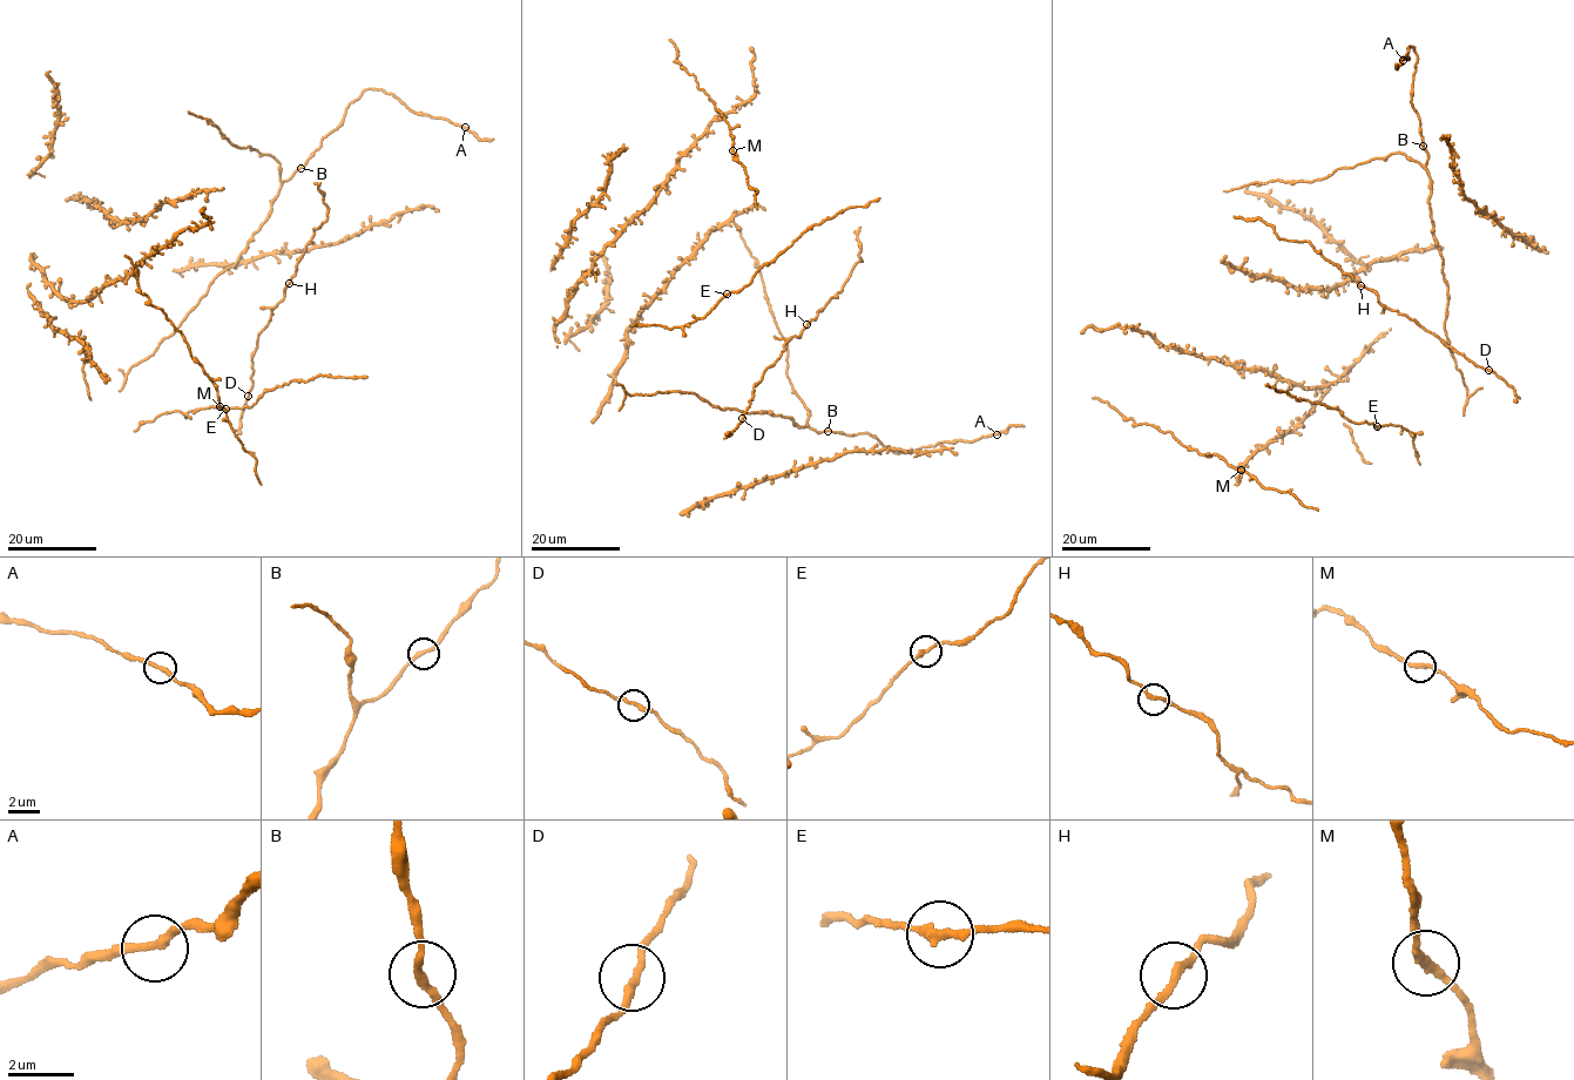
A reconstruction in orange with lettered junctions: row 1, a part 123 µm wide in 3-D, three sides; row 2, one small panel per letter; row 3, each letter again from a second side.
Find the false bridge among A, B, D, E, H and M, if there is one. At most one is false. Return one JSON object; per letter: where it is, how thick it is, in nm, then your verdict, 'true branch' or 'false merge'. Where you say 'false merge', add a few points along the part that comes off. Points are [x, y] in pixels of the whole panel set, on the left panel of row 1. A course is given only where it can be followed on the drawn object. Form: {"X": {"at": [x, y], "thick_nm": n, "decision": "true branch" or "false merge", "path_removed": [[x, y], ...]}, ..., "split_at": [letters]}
{"A": {"at": [465, 127], "thick_nm": 240, "decision": "true branch"}, "B": {"at": [301, 168], "thick_nm": 240, "decision": "true branch"}, "D": {"at": [248, 396], "thick_nm": 240, "decision": "true branch"}, "E": {"at": [225, 409], "thick_nm": 240, "decision": "true branch"}, "H": {"at": [289, 283], "thick_nm": 240, "decision": "true branch"}, "M": {"at": [220, 406], "thick_nm": 240, "decision": "true branch"}, "split_at": []}

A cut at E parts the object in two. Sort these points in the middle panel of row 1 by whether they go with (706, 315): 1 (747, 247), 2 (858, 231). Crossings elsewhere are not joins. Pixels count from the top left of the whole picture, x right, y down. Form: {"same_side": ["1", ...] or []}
{"same_side": ["1", "2"]}

